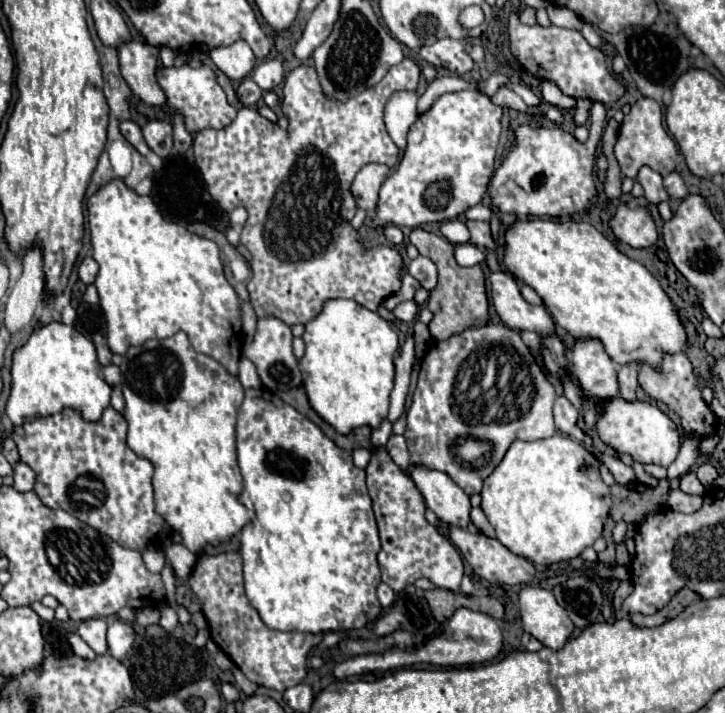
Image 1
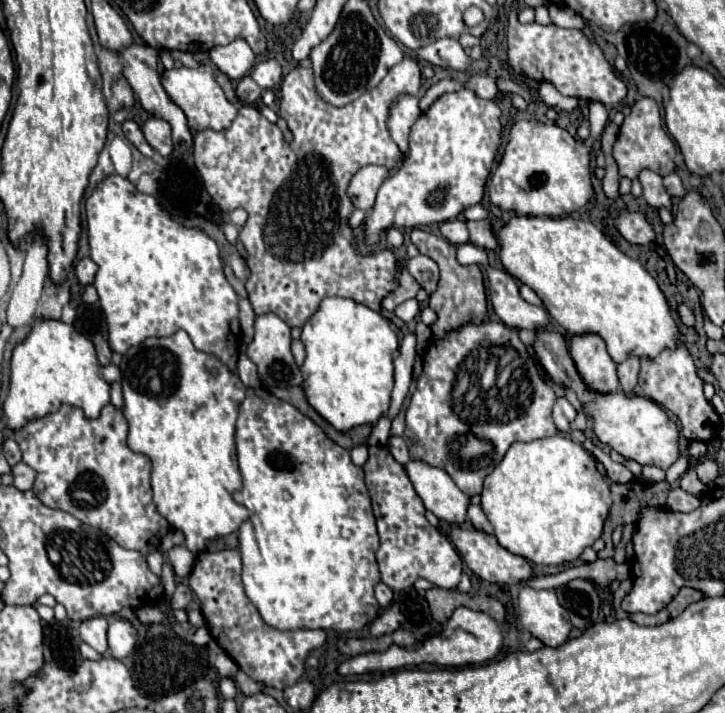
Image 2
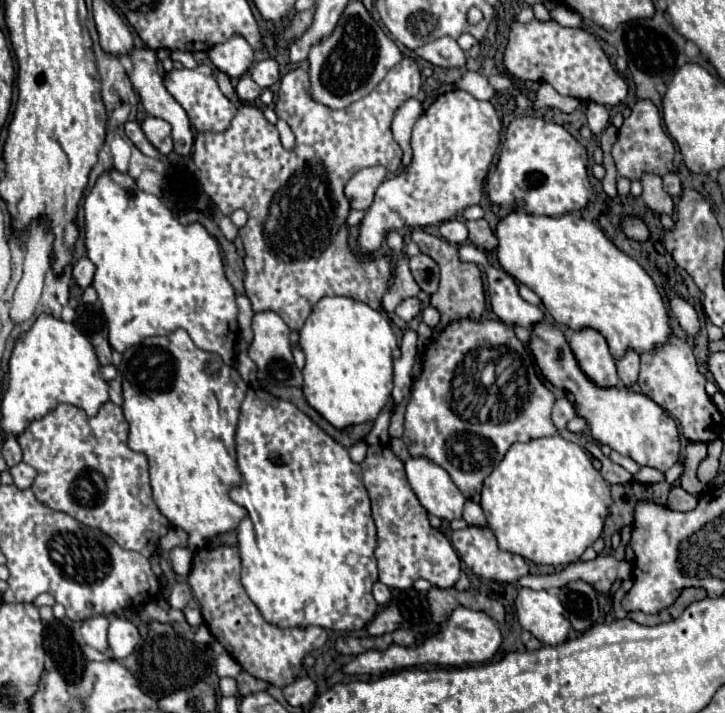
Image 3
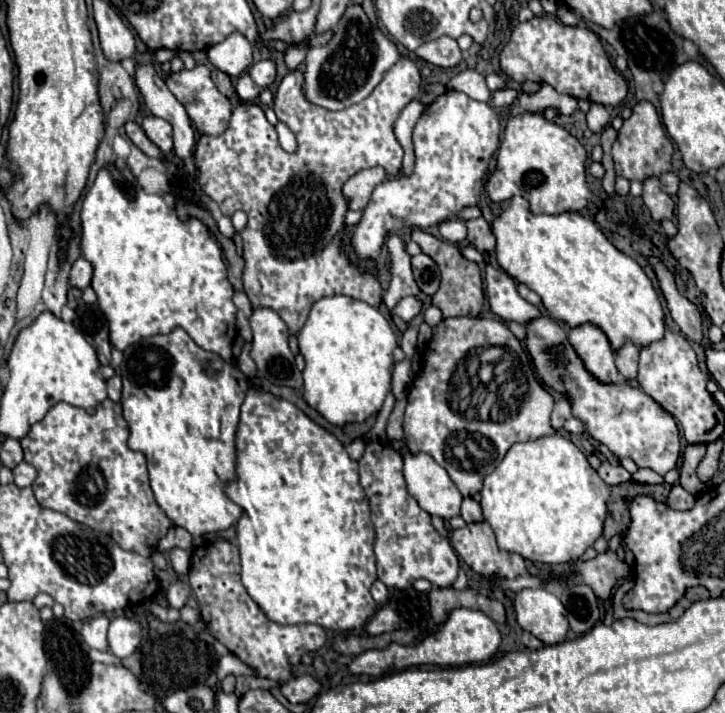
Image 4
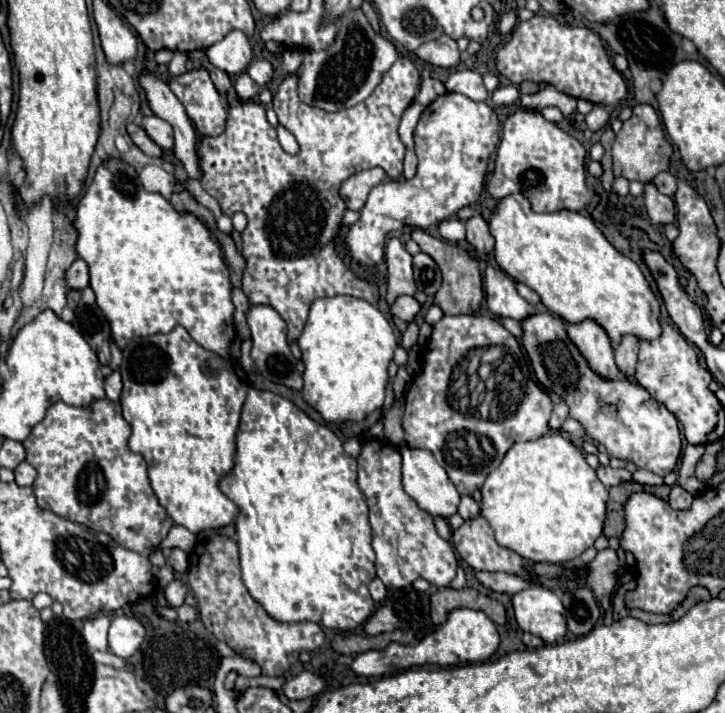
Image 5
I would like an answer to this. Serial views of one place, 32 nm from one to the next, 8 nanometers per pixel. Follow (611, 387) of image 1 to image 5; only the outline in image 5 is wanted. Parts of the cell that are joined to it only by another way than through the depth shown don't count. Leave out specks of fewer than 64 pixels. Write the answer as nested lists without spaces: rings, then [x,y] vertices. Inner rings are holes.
[[[582,320],[578,324],[566,324],[568,336],[576,342],[578,350],[588,358],[588,364],[604,378],[620,378],[622,372],[614,362],[612,340],[596,320]]]

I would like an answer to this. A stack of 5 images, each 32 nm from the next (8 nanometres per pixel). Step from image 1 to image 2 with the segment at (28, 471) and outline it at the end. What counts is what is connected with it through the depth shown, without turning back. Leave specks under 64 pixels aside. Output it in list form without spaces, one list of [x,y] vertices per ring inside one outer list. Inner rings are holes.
[[[18,462],[16,466],[12,466],[12,476],[14,476],[14,486],[18,490],[30,490],[36,478],[36,470],[24,462]]]

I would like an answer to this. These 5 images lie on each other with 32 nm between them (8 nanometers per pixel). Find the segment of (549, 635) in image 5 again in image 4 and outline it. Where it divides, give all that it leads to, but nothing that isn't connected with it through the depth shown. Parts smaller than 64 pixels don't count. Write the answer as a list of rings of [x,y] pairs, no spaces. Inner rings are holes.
[[[526,588],[514,598],[516,620],[522,630],[532,632],[544,644],[558,644],[566,638],[568,620],[562,602],[546,588]]]

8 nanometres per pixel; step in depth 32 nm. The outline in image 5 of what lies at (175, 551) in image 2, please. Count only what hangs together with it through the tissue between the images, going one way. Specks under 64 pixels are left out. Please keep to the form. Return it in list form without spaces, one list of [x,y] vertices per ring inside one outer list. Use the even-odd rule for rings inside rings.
[[[172,548],[172,554],[170,554],[170,566],[178,572],[178,574],[184,574],[188,570],[188,554],[182,552],[180,548]]]

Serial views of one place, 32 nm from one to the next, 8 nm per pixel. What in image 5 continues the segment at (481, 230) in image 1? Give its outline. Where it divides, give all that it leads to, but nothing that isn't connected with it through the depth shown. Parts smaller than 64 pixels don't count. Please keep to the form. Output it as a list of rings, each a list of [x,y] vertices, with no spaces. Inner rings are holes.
[[[472,216],[466,220],[466,242],[478,252],[488,254],[494,248],[494,238],[488,232],[488,224],[482,216]]]

